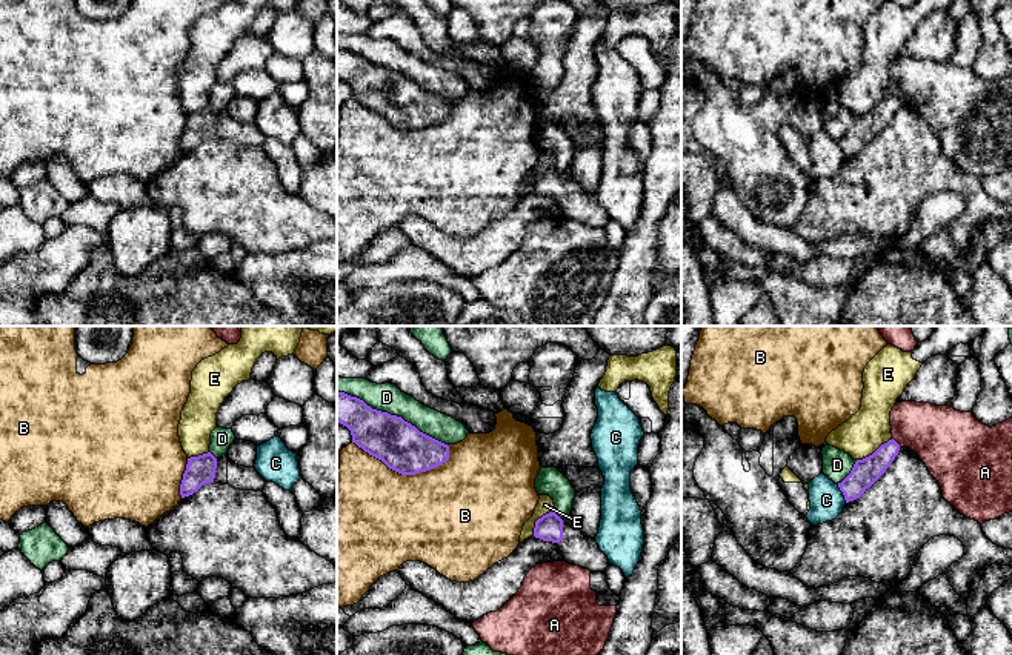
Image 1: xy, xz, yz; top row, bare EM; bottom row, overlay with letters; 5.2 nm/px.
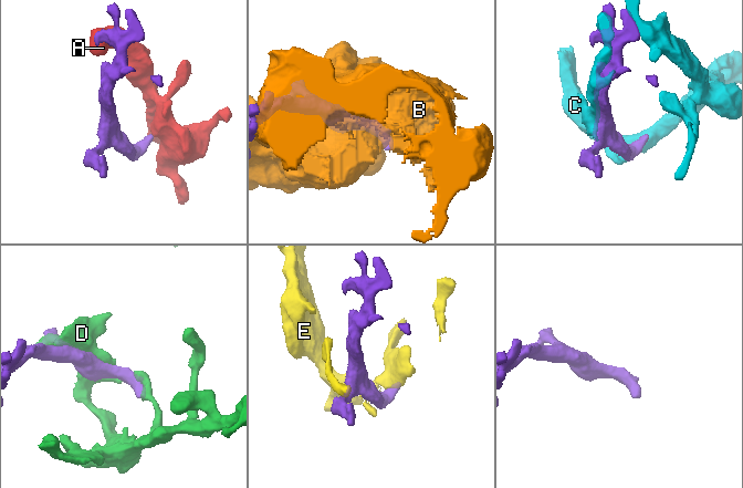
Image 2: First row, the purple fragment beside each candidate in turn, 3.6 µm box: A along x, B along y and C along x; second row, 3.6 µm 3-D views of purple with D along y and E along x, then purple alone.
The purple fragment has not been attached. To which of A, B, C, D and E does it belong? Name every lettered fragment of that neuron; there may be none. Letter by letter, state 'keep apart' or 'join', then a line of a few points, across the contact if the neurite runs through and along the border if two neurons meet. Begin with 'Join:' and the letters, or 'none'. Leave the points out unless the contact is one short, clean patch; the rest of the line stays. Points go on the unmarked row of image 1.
Join: none
A: keep apart | yz (892, 93), (900, 102)
B: keep apart
C: keep apart
D: keep apart
E: keep apart | yz (892, 94), (857, 116)

